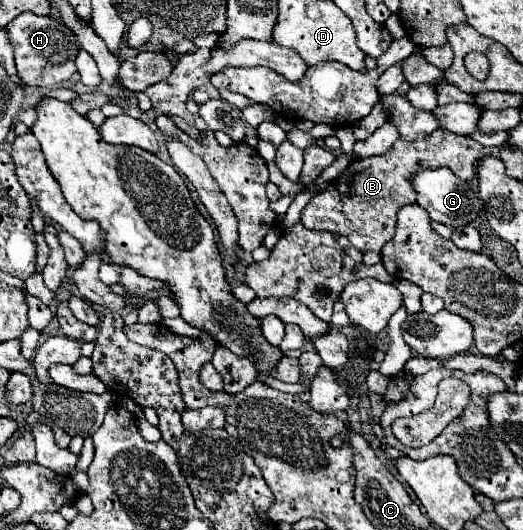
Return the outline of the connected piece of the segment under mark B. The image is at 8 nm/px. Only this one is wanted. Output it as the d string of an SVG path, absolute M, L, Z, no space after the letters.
M444 129L434 131L432 135L414 143L398 139L384 155L356 159L352 165L348 165L348 169L332 183L330 189L310 199L302 211L302 223L308 229L324 229L344 235L358 251L380 253L380 249L394 237L398 209L416 201L416 191L412 189L412 175L416 171L428 167L448 167L460 179L470 181L482 155L484 147L478 141L452 135Z

